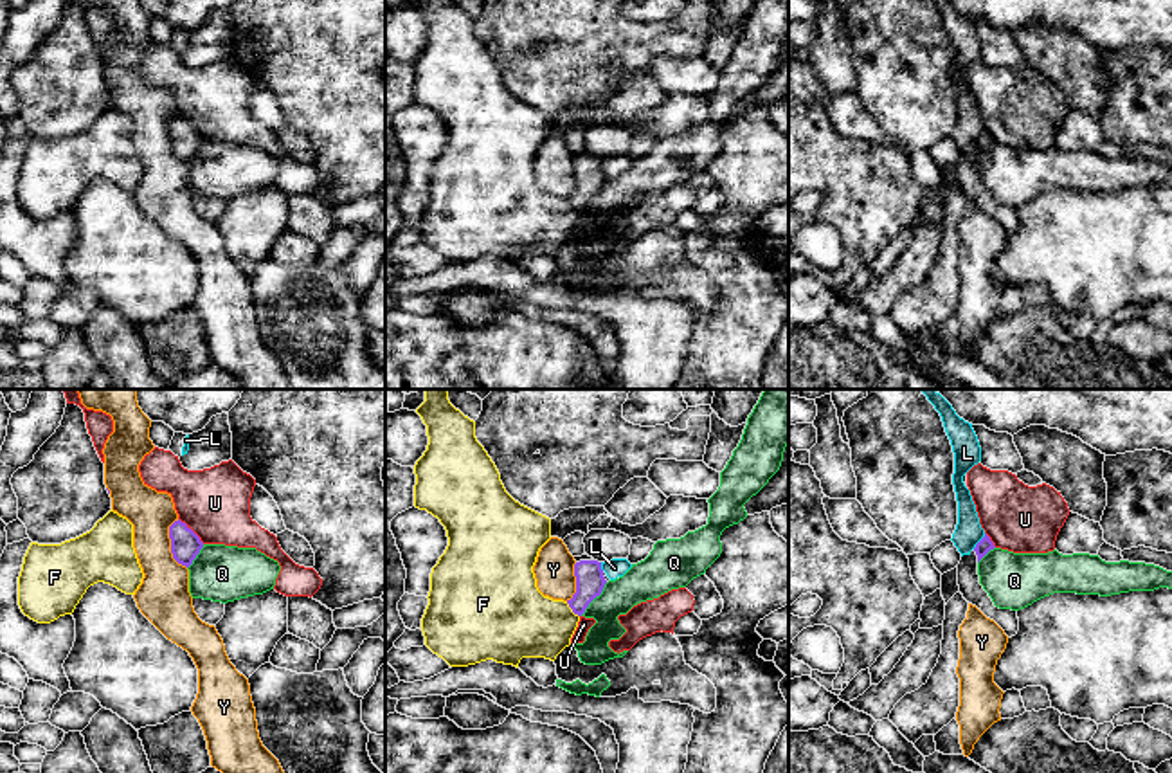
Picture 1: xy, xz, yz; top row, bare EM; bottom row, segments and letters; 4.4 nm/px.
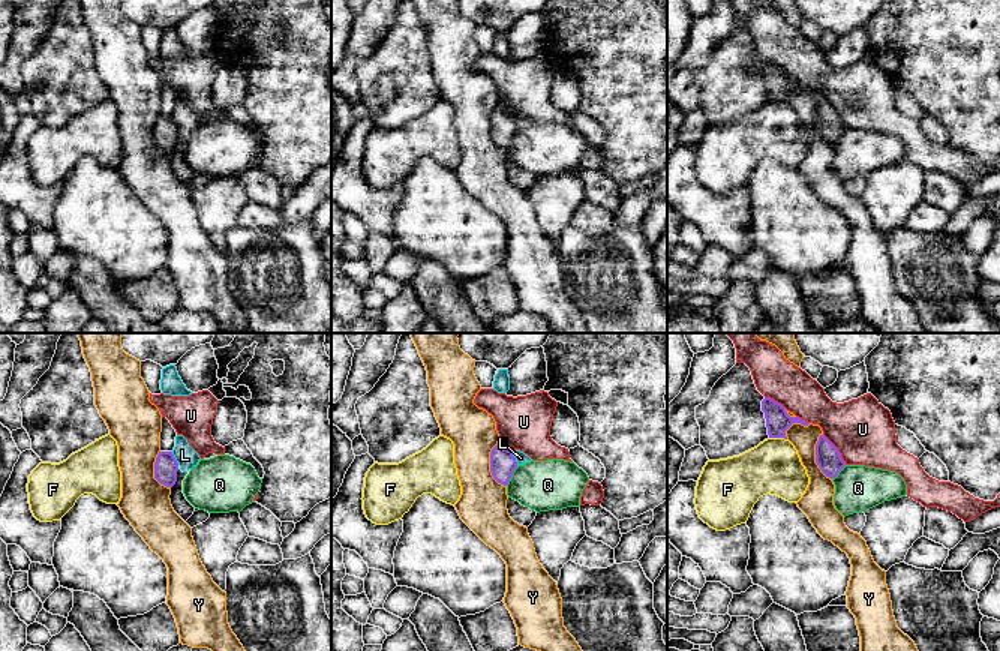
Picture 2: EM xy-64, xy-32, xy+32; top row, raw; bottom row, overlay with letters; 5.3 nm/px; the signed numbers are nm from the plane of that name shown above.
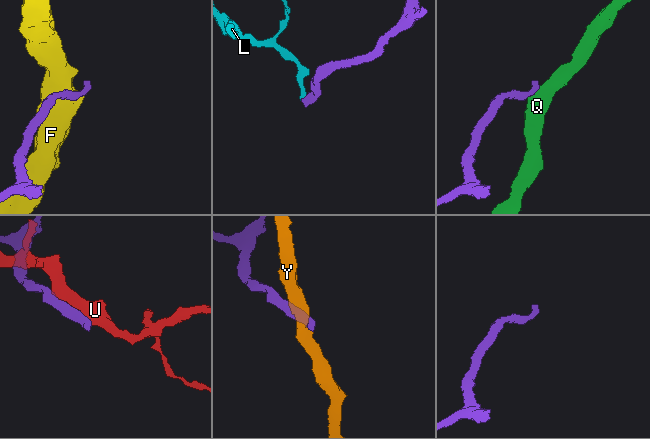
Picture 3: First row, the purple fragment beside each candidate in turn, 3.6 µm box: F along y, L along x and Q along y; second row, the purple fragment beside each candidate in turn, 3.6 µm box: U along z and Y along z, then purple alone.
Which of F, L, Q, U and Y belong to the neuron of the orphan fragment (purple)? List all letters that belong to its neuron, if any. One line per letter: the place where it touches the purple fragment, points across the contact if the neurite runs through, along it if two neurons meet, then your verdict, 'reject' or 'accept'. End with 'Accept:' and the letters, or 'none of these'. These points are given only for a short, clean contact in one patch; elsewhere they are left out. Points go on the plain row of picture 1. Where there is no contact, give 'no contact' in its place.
F: meets purple in xz at (571, 204); border along xz (566, 199), (578, 213); reject
L: meets purple in yz at (980, 137); border along yz (985, 130), (973, 145); reject
Q: meets purple in xz at (595, 193); border along xz (607, 179), (580, 211); reject
U: meets purple in xy at (191, 127); reject
Y: meets purple in xy at (171, 141); reject
Accept: none of these

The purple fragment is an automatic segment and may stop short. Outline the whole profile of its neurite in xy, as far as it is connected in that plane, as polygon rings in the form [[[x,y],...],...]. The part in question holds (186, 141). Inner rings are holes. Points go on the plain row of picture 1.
[[[180,115],[169,123],[169,135],[173,155],[185,164],[193,160],[203,144],[200,133]]]

